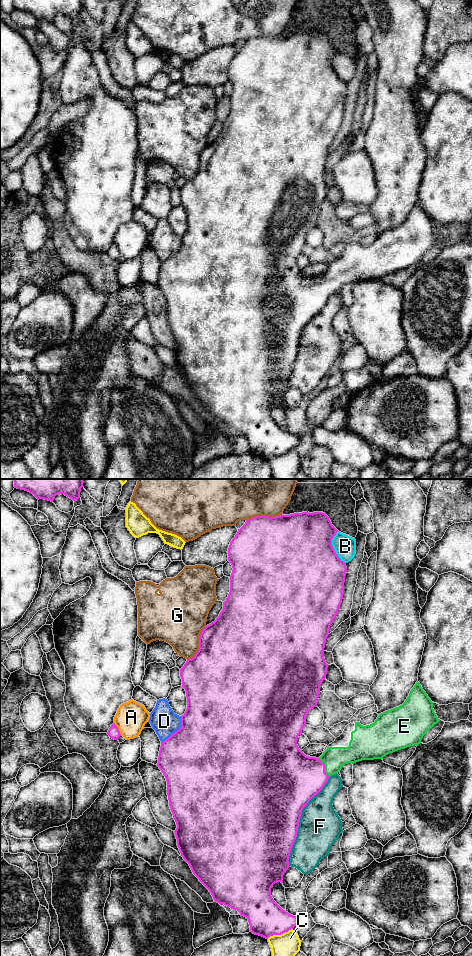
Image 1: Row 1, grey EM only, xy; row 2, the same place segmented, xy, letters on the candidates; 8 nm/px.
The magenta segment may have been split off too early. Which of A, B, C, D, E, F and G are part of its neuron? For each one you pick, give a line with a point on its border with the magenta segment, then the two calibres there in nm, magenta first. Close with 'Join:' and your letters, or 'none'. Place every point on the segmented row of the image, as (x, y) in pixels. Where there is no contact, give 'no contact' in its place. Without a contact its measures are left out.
E: meets magenta in xy at (324, 767); 400 nm thick on the magenta side, 190 nm on the other
Join: E

